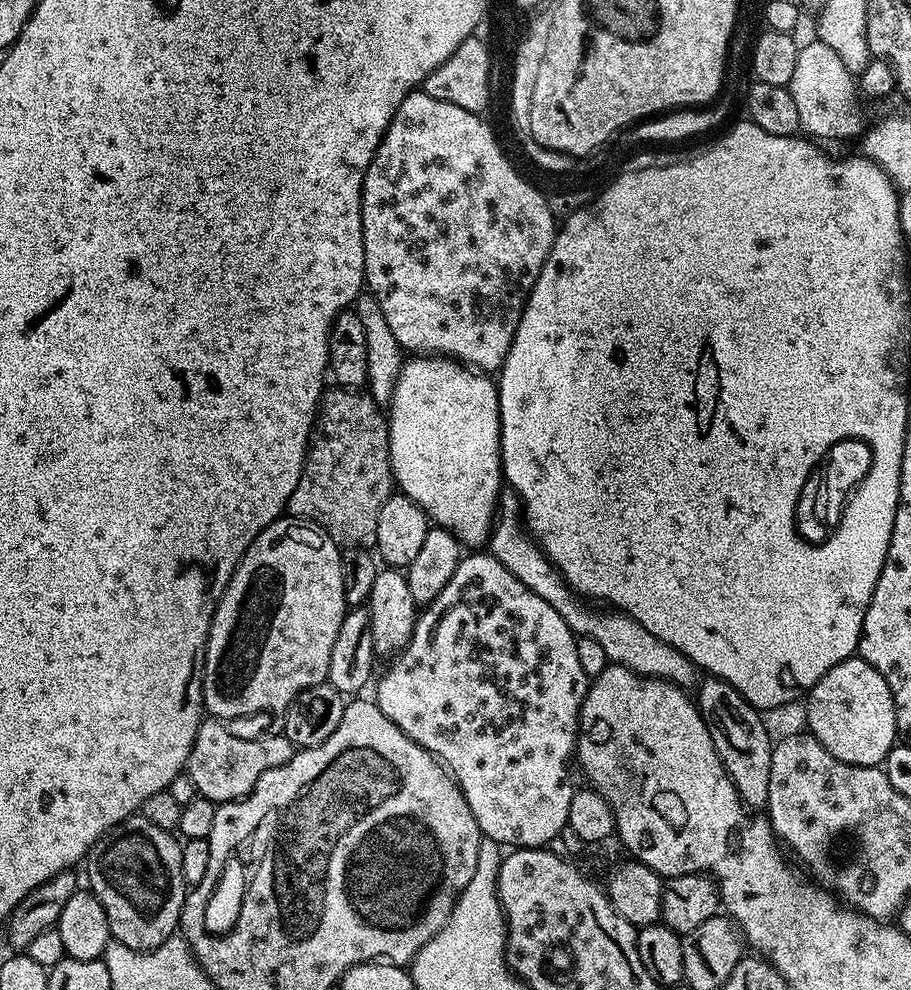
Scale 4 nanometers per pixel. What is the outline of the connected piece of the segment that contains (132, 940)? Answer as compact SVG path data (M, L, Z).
M140 818L132 823L121 827L107 841L109 844L105 843L99 849L100 857L88 868L87 887L102 902L106 910L111 939L130 946L135 952L151 952L152 949L167 942L180 927L180 916L183 914L186 895L180 853L181 841L173 833L158 830L158 826L154 826L149 820Z

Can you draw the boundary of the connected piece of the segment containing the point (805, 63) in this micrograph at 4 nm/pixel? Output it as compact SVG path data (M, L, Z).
M815 39L809 44L799 45L794 62L794 74L786 87L792 93L794 106L798 106L801 129L809 137L820 138L816 136L835 134L836 127L847 118L856 92L858 96L858 88L854 83L854 75L843 65L842 57L823 39Z

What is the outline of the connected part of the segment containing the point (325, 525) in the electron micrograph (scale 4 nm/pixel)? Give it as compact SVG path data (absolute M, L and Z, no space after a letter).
M348 386L336 387L340 388L334 389L329 396L327 393L318 405L318 423L306 453L304 473L300 475L298 486L294 486L294 494L290 494L286 512L292 518L307 518L341 545L372 546L376 543L380 507L394 492L392 463L388 457L388 429L381 409L371 395L363 392L363 396L360 390Z

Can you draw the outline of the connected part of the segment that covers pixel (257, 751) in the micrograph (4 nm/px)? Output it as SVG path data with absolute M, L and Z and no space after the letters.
M205 719L196 735L192 747L192 758L188 761L187 771L195 791L204 800L227 802L241 800L251 792L253 786L266 774L266 770L274 770L282 766L294 755L294 745L287 736L235 736L219 719Z

